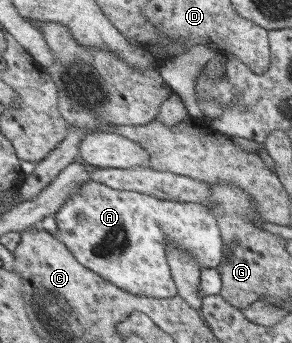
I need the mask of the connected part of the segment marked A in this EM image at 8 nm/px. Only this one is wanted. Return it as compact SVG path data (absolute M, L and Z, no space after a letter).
M91 180L76 188L64 205L54 214L57 225L57 238L63 242L75 256L80 265L87 266L101 278L119 286L128 293L142 297L166 299L176 297L179 288L171 278L165 258L165 243L172 242L177 248L186 250L202 268L214 268L222 256L221 226L216 215L206 206L188 201L164 201L151 194L141 194L130 190L111 189L100 182Z

